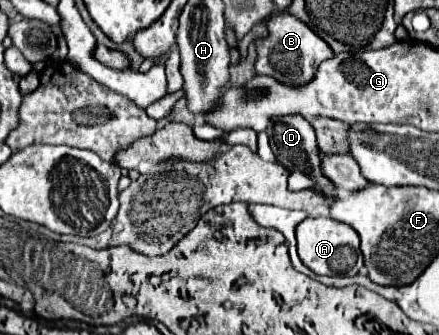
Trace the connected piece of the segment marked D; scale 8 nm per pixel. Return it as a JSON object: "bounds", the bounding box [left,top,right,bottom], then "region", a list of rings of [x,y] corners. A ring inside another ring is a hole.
{"bounds":[267,115,331,191],"region":[[[301,115],[275,117],[271,127],[267,129],[267,135],[269,135],[271,149],[273,149],[275,157],[279,159],[281,165],[285,165],[291,171],[291,177],[289,177],[289,189],[291,191],[301,191],[301,189],[307,189],[307,187],[323,191],[325,187],[331,187],[331,181],[321,175],[319,157],[317,157],[319,147],[317,147],[317,141],[315,141],[313,127],[307,119],[303,119]]]}

